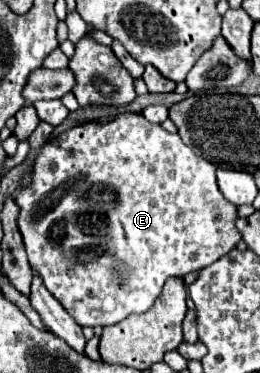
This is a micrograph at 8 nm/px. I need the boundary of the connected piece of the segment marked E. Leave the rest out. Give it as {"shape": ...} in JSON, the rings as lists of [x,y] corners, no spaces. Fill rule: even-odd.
{"shape":[[[122,113],[118,119],[100,125],[100,123],[82,123],[76,125],[58,137],[50,139],[40,155],[36,157],[36,167],[34,167],[34,179],[32,185],[18,191],[16,203],[20,205],[20,217],[18,217],[18,227],[24,237],[24,247],[28,253],[28,261],[34,271],[40,273],[46,289],[66,307],[66,311],[76,319],[78,325],[82,327],[106,327],[124,321],[128,315],[134,313],[146,313],[154,299],[158,299],[164,283],[168,277],[184,277],[186,273],[200,271],[226,255],[228,251],[236,249],[238,241],[242,235],[236,231],[236,219],[238,211],[234,203],[228,203],[216,185],[216,167],[208,163],[204,157],[196,155],[188,145],[182,143],[180,135],[172,135],[164,131],[160,125],[146,121],[142,113]]]}

